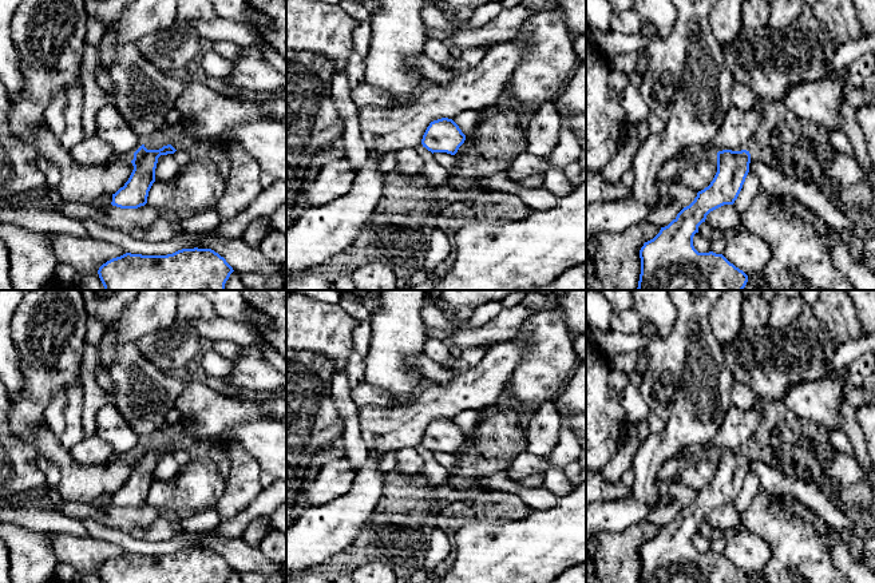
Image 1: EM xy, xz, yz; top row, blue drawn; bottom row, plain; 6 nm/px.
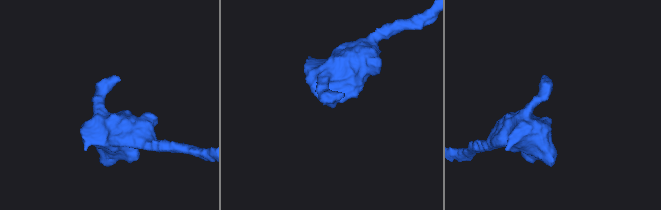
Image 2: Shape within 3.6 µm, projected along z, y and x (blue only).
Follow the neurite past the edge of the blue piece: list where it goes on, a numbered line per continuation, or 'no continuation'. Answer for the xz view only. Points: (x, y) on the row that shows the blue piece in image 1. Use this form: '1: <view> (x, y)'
no continuation

